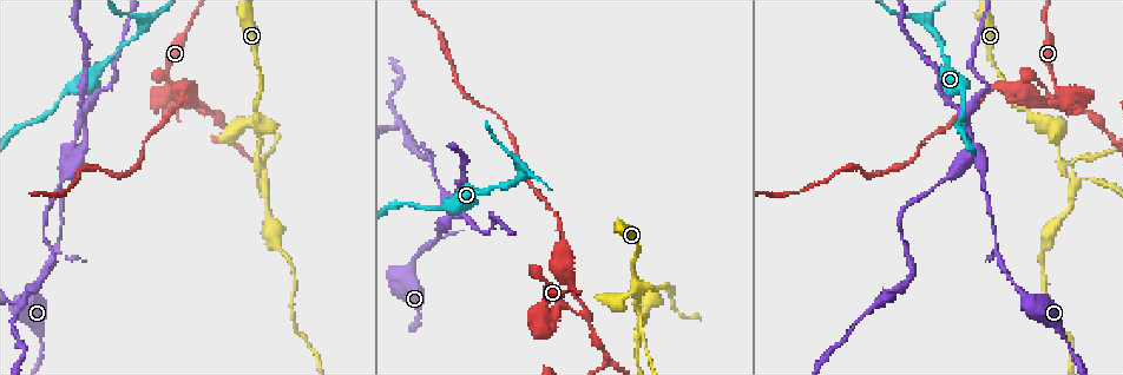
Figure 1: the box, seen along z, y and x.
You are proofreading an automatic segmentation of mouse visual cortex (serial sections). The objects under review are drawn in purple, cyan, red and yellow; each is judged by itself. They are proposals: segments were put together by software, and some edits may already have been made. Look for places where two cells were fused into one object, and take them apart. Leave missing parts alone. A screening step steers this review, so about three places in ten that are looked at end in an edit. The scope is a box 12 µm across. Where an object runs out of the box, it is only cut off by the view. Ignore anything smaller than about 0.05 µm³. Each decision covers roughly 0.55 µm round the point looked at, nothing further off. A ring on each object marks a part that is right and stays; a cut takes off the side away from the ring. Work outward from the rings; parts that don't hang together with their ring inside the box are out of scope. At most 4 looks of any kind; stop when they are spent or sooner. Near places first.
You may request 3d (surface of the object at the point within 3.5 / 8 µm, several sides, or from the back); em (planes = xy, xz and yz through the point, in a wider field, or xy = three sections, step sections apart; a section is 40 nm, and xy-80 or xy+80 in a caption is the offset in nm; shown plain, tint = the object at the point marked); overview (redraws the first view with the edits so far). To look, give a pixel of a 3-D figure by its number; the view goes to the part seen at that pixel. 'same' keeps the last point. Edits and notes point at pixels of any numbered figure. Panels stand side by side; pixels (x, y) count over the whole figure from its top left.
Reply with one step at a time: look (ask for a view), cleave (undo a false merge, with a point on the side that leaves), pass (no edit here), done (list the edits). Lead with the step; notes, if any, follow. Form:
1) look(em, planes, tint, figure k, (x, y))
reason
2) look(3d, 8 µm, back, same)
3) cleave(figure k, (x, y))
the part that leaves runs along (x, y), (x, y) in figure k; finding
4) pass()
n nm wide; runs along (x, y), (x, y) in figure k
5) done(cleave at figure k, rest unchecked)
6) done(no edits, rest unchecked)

look(3d, 3.5 µm, figure 1, (66, 151))
small branch off a trunk

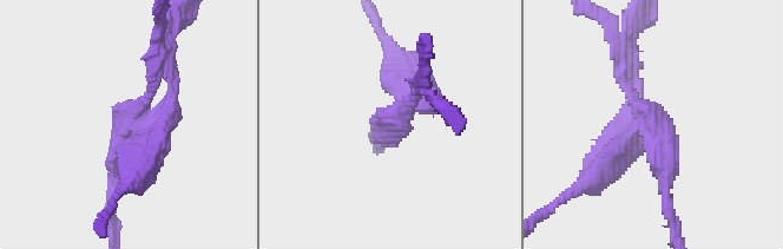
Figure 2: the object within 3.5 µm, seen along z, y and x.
look(em, xy, step 2, tint, figure 2, (389, 118))

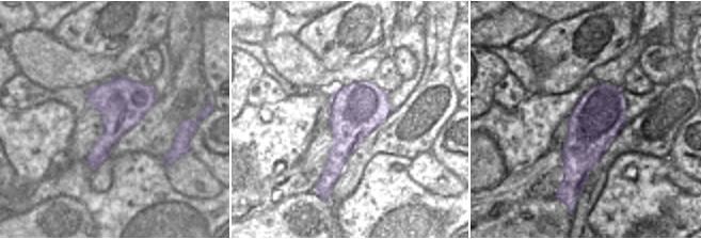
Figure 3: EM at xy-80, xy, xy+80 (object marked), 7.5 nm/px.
cleave(figure 2, (156, 133))
the part that leaves runs along (138, 131), (146, 152), (113, 200) in figure 2; two cells meet here

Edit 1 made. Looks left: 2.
look(3d, 3.5 µm, back, figure 1, (259, 164))
abrupt turn

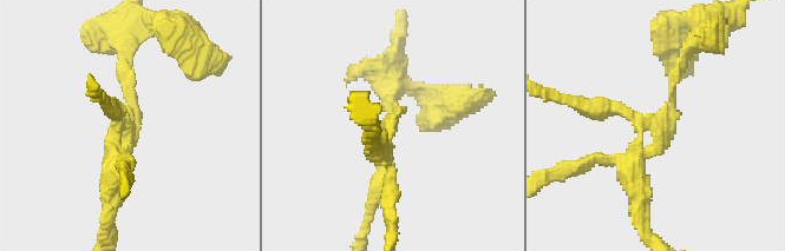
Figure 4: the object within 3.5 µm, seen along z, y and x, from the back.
look(em, xy, step 1, tint, figure 4, (392, 121))
3 arms; arms of 150, 200, 300 nm; shape alone is not enough

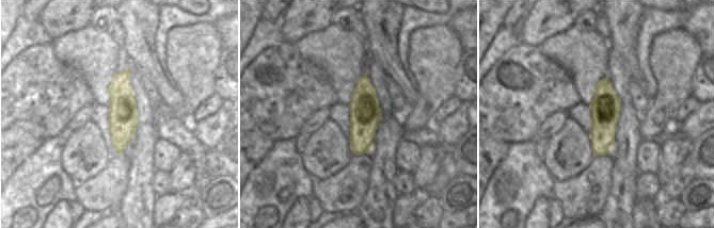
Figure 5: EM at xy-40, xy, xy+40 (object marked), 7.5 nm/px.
cleave(figure 4, (634, 196))
the part that leaves runs along (635, 159), (639, 218), (651, 239) in figure 4; a second cell is stuck on

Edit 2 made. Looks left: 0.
done(cleave at figure 2, cleave at figure 4, rest unchecked)

